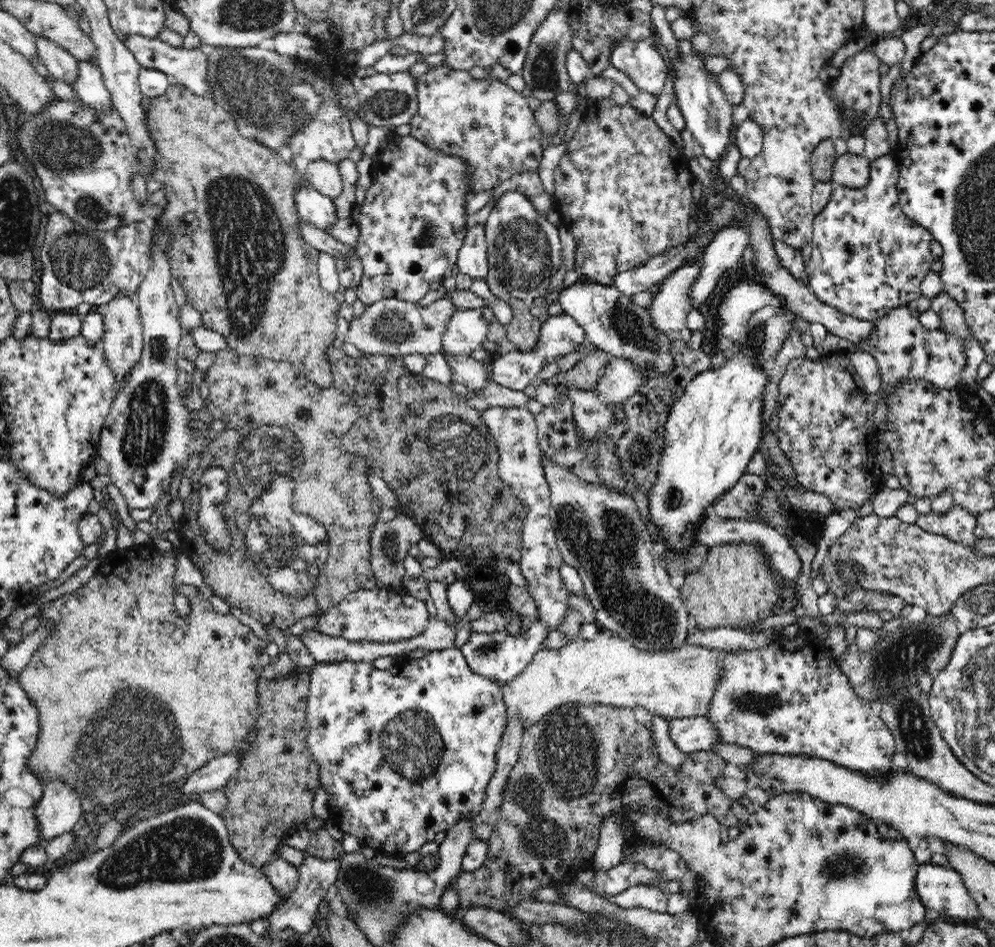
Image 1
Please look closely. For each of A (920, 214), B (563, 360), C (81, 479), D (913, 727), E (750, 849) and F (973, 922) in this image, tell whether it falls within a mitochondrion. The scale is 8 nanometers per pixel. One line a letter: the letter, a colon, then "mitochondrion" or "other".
A: other
B: other
C: other
D: mitochondrion
E: other
F: other

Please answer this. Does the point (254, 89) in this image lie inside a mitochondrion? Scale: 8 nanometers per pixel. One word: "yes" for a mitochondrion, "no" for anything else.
yes

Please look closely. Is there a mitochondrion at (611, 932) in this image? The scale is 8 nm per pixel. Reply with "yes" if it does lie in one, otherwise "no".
no

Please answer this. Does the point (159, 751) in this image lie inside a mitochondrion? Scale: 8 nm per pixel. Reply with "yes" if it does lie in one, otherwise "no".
yes

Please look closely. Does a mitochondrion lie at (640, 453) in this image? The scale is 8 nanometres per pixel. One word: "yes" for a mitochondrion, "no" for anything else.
yes

